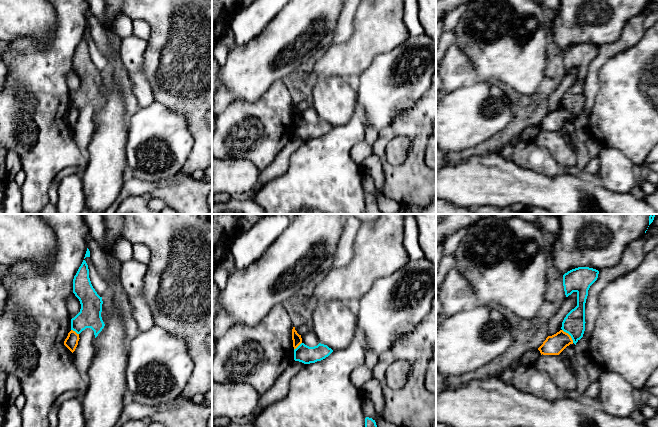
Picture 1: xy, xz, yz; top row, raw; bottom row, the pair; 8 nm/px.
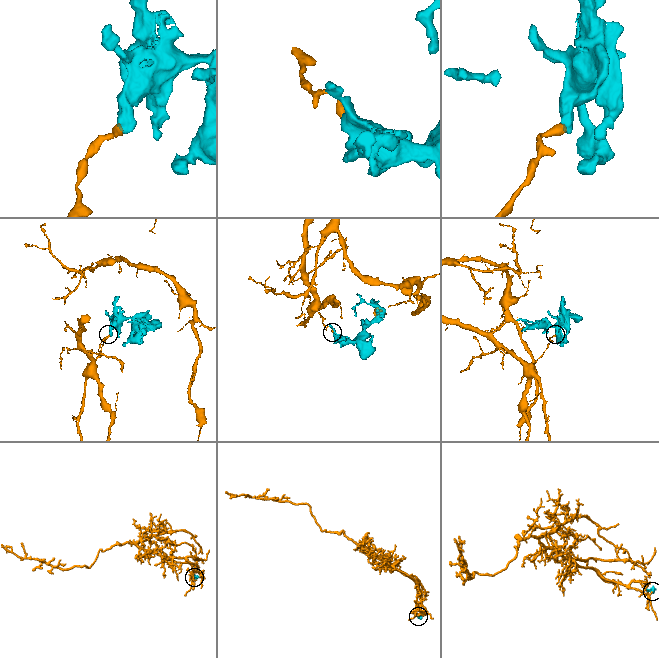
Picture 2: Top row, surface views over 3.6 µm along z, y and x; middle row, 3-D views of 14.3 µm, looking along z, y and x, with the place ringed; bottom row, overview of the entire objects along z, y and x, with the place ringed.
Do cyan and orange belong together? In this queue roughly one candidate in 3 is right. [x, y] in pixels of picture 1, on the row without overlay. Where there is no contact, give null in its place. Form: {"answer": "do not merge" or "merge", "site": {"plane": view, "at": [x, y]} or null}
{"answer": "do not merge", "site": {"plane": "yz", "at": [569, 110]}}

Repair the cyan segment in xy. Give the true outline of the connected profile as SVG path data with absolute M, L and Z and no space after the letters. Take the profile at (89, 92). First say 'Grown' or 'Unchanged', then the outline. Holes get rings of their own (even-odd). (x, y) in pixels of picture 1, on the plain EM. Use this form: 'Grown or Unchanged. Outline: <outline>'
Unchanged. Outline: M85 36L74 52L73 69L79 75L81 85L71 95L71 106L80 110L86 104L91 104L96 114L105 102L101 93L103 77L91 60L89 45Z

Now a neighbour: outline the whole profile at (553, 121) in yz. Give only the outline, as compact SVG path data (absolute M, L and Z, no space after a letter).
M560 106L556 110L548 112L538 126L541 131L559 131L570 120L573 120L571 112Z

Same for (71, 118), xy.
M71 106L64 117L64 121L73 129L78 121L79 110Z

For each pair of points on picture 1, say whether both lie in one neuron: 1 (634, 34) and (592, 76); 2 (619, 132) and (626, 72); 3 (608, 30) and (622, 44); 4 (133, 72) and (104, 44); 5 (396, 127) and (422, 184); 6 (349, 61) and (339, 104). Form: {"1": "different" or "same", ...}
{"1": "same", "2": "same", "3": "different", "4": "different", "5": "same", "6": "different"}

